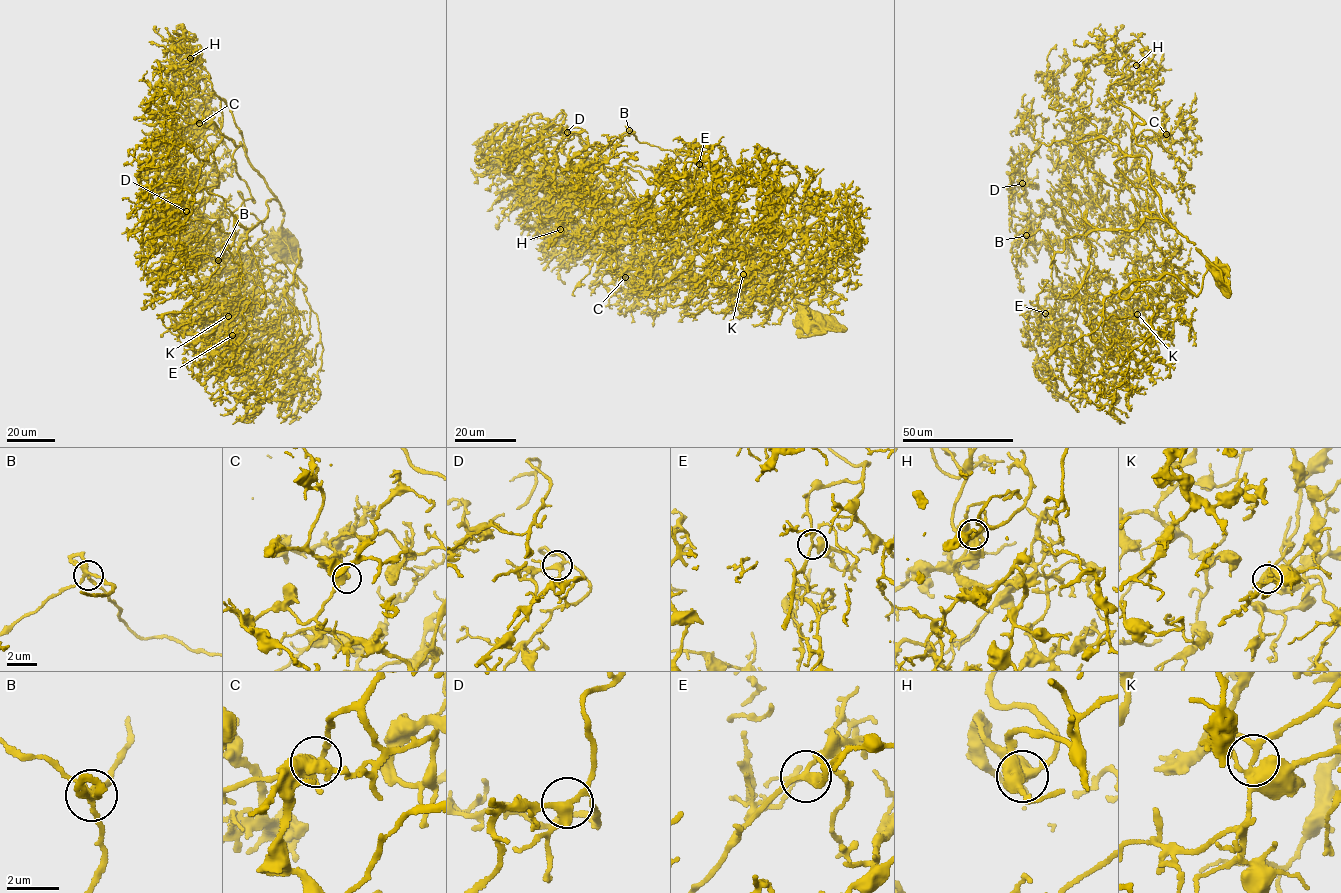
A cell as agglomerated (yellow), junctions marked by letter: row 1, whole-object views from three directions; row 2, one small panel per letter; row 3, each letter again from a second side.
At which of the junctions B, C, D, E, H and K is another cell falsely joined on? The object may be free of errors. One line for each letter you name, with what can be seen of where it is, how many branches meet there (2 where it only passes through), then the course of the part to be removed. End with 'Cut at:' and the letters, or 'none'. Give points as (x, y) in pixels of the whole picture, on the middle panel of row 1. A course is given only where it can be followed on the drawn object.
Cut at: none

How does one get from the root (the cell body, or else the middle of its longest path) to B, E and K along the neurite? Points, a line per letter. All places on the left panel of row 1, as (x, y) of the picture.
B: (283, 241), (297, 287), (253, 257), (235, 315), (262, 285), (255, 255), (246, 240), (241, 265), (217, 260)
E: (283, 241), (297, 287), (253, 257), (231, 316), (262, 285), (241, 242), (232, 336)
K: (283, 241), (299, 267), (300, 250), (297, 287), (282, 261), (264, 265), (253, 257), (246, 293), (228, 316)

